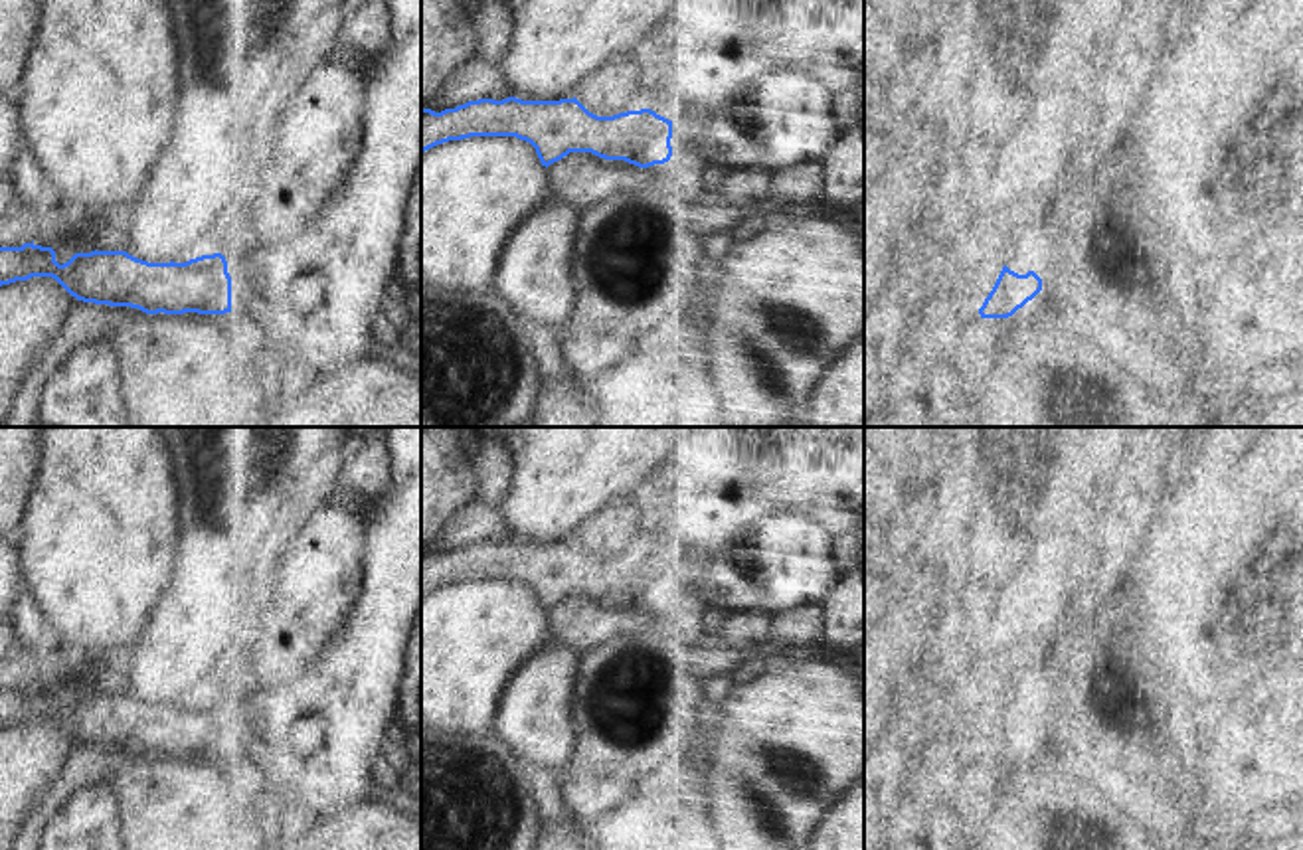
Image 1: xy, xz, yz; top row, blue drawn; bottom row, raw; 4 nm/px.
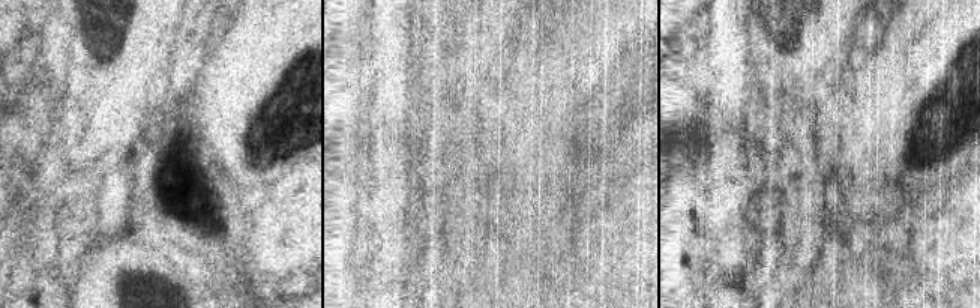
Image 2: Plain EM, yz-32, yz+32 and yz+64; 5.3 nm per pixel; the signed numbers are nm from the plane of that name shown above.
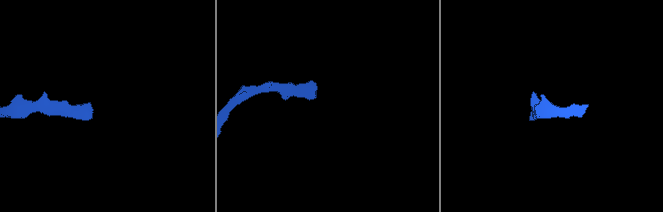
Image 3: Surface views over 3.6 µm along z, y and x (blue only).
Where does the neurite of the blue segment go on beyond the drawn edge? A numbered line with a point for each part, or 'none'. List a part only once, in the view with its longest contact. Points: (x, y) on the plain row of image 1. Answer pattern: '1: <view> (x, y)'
1: xy (313, 742).

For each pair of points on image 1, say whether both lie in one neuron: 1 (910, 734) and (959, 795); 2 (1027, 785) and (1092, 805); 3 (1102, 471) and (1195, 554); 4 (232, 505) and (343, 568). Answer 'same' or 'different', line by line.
1: different
2: same
3: different
4: different

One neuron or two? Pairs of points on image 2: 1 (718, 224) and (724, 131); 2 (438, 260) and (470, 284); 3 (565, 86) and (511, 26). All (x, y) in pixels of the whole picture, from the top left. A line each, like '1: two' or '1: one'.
1: one
2: one
3: two

